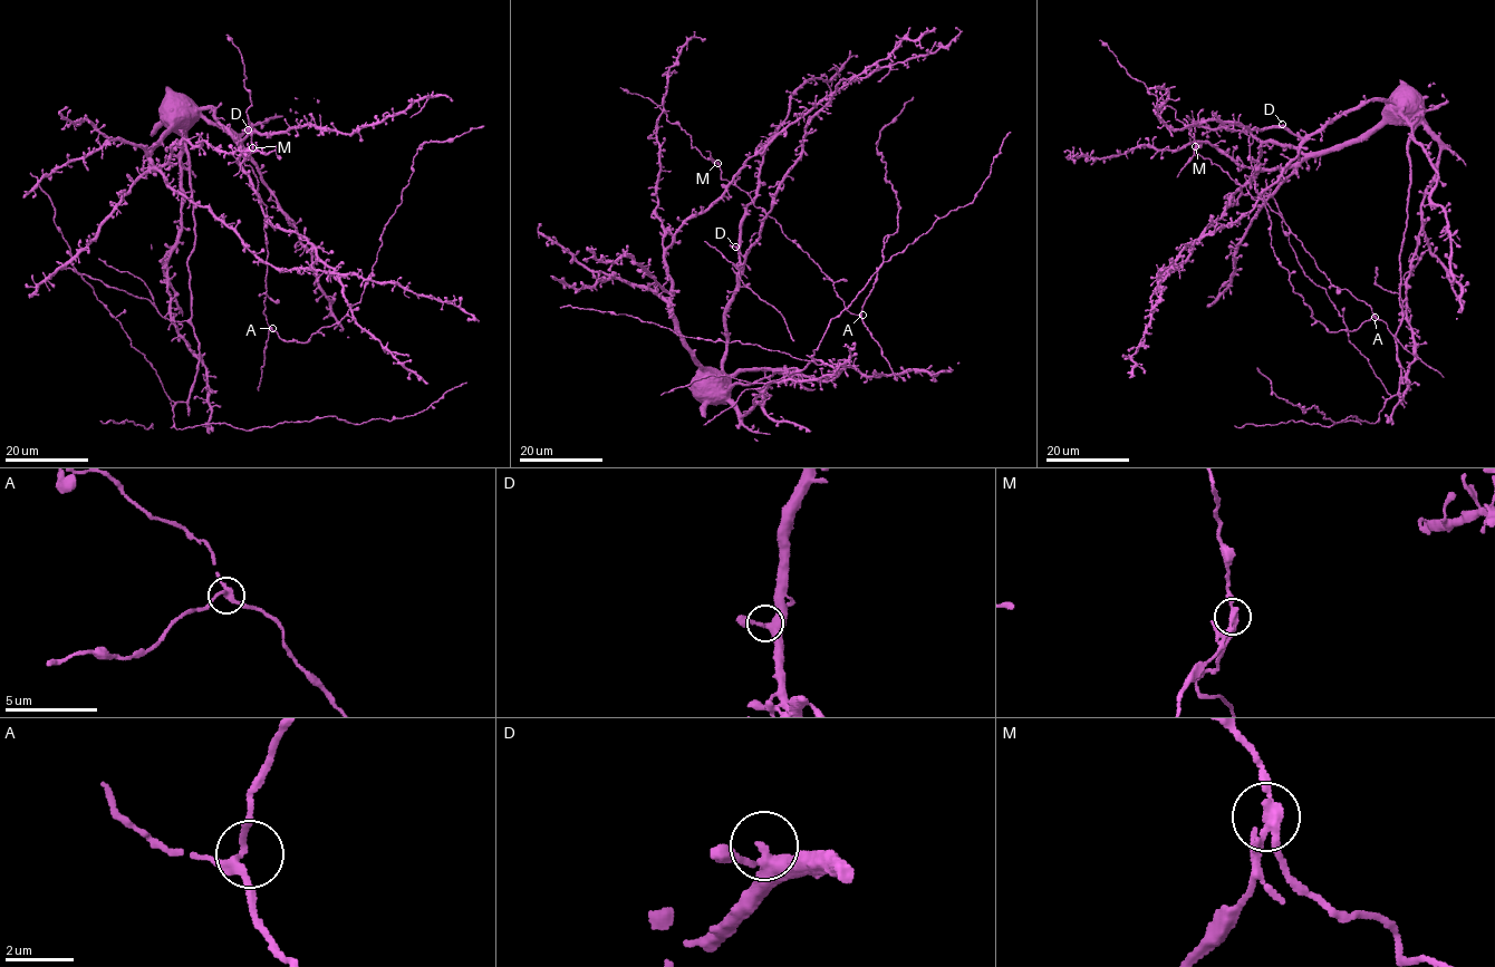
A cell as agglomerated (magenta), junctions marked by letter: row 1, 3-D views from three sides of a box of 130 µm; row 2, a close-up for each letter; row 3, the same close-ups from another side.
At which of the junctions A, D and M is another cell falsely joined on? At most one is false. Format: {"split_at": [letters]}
{"split_at": ["M"]}

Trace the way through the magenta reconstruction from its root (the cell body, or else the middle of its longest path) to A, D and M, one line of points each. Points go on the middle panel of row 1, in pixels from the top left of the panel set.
A: (705, 373), (721, 369), (726, 350), (724, 322), (729, 299), (768, 215), (818, 263), (845, 308), (862, 315)
D: (705, 373), (720, 371), (726, 350), (724, 322), (738, 277), (739, 255), (735, 247)
M: (705, 373), (721, 369), (726, 350), (724, 322), (729, 299), (767, 215), (746, 193), (721, 179), (717, 162)

